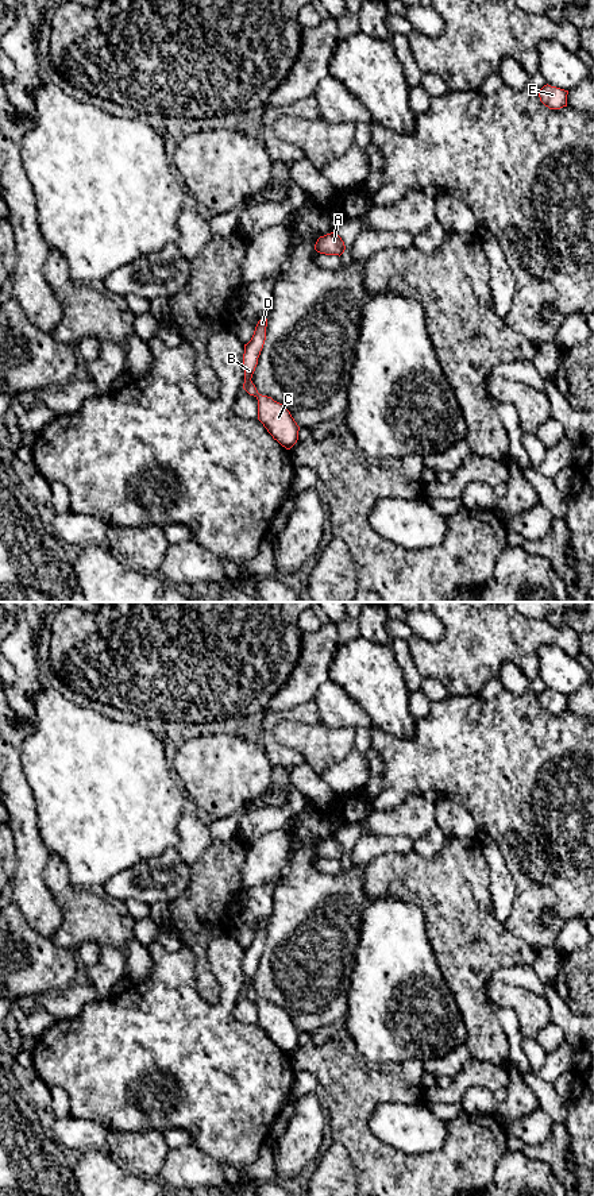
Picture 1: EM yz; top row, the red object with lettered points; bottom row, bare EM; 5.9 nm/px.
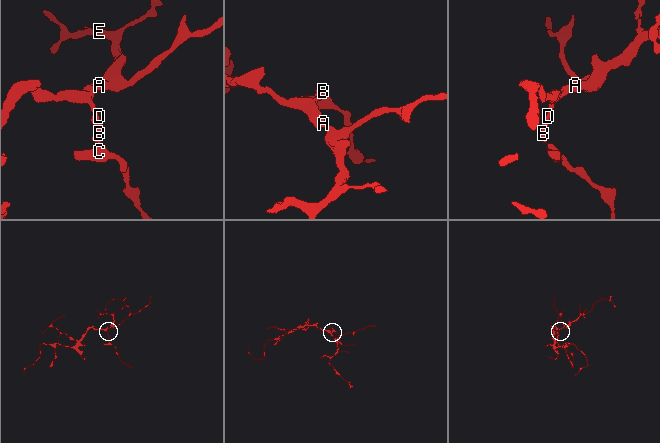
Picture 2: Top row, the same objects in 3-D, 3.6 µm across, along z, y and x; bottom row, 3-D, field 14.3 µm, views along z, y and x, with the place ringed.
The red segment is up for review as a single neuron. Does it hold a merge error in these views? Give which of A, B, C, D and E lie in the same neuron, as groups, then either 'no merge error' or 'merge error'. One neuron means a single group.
A B C D E | no merge error

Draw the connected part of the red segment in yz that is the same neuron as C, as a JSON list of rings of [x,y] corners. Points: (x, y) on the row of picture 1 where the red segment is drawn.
[[[267,319],[258,321],[251,340],[244,344],[243,366],[244,383],[243,389],[258,400],[258,420],[263,424],[267,432],[282,447],[290,450],[298,440],[300,427],[292,417],[290,412],[271,397],[258,393],[251,378],[258,364],[258,358],[266,340]]]

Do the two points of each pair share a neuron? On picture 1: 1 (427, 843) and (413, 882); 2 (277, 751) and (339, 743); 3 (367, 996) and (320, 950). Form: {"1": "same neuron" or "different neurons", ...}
{"1": "different neurons", "2": "different neurons", "3": "different neurons"}

